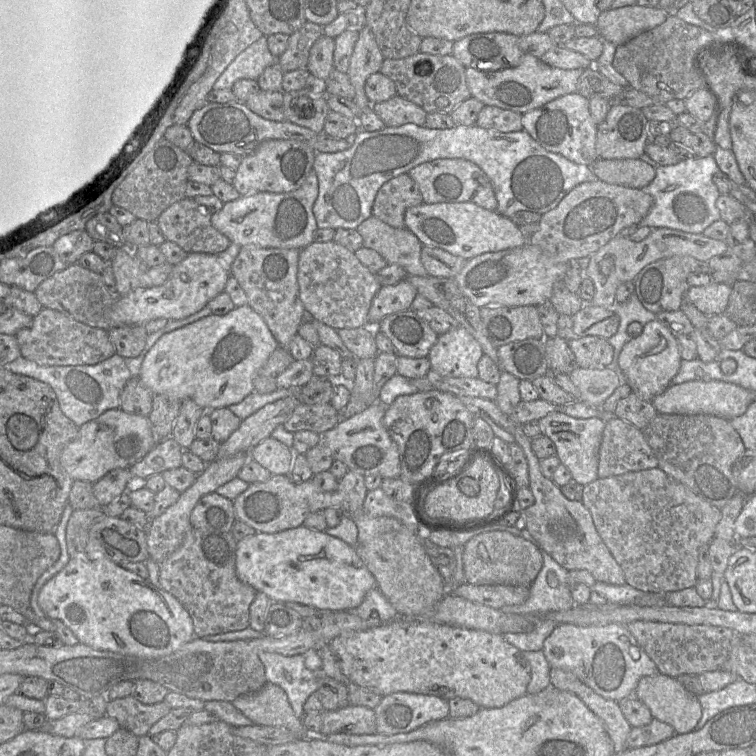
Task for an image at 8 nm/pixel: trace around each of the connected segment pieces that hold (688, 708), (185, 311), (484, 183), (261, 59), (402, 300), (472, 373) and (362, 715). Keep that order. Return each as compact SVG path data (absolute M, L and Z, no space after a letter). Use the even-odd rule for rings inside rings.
M662 673L642 677L633 696L649 708L653 718L671 725L679 734L693 731L702 715L699 696L675 677Z
M188 253L173 269L168 280L158 287L135 289L119 295L112 306L112 323L117 325L144 325L147 321L165 318L184 319L201 309L225 290L231 270L226 269L217 254Z
M437 159L412 168L408 174L418 185L423 203L473 202L487 210L497 210L497 198L491 181L481 168L469 160Z
M267 36L250 45L240 53L215 82L214 90L232 89L241 79L257 80L265 69L277 63L267 43Z
M406 278L397 284L380 287L368 312L370 328L390 314L409 310L417 294L417 289Z
M462 326L438 336L428 359L431 369L446 377L478 378L478 362L484 355L477 340Z
M349 704L338 710L323 710L322 720L323 737L340 732L355 735L377 733L374 709L366 706Z

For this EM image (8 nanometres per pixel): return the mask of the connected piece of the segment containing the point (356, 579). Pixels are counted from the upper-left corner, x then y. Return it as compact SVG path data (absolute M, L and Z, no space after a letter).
M306 526L276 533L256 533L237 542L236 574L240 581L265 593L274 602L297 602L312 606L319 612L346 611L358 607L376 581L354 547L325 531Z

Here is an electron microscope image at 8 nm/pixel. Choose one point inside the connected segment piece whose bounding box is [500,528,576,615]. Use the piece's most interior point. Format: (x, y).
(542, 599)

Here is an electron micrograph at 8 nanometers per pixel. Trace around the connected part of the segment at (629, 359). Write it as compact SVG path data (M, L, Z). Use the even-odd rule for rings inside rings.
M657 319L644 325L642 333L628 341L617 358L616 369L621 373L632 393L645 401L664 392L678 373L681 356L678 339Z

